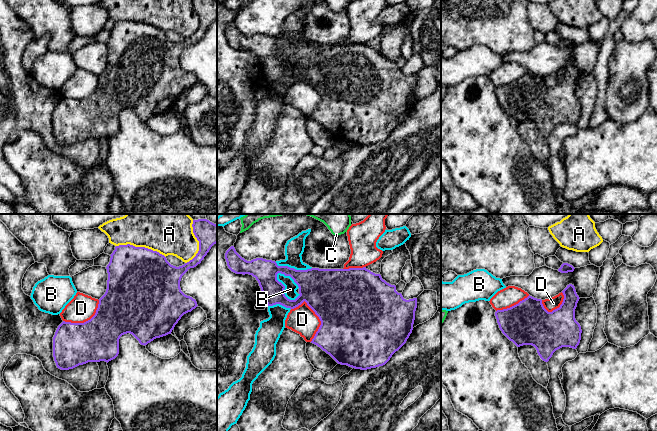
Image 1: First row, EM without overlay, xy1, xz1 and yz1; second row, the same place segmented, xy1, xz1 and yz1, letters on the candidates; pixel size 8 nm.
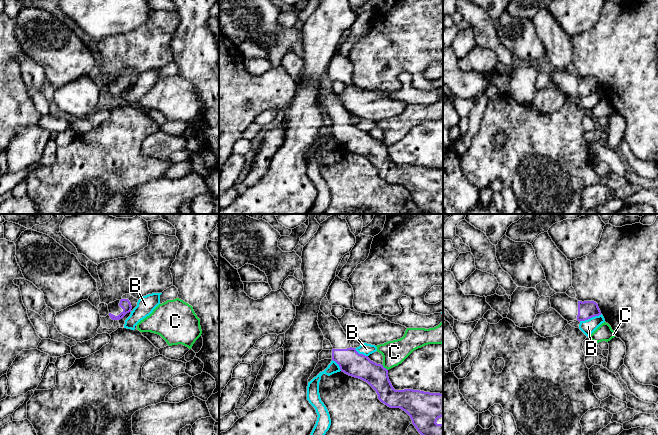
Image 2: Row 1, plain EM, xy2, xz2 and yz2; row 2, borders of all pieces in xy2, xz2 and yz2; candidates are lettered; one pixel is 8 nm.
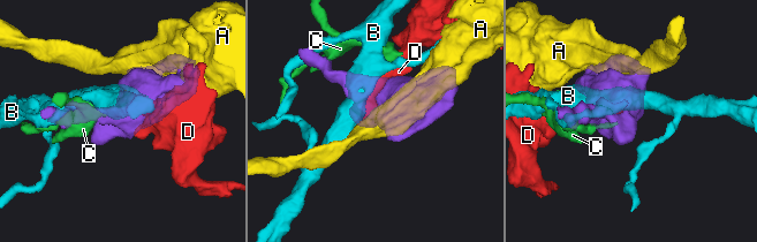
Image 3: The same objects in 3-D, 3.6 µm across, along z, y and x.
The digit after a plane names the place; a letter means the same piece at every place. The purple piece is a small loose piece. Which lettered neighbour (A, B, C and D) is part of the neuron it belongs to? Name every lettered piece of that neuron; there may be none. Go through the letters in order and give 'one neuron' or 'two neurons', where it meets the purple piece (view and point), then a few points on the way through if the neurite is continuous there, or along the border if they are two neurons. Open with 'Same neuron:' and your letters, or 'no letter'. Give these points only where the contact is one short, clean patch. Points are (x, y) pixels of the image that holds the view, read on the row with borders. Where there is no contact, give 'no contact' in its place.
Same neuron: no letter
A: two neurons | xy1 (141, 247)
B: two neurons | xz1 (284, 288)
C: two neurons | xz2 (383, 367) | along xz2 (382, 364), (387, 370)
D: two neurons | xz1 (320, 320)

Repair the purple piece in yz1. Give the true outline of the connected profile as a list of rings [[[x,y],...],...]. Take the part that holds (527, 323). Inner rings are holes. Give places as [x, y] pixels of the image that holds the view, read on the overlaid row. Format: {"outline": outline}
{"outline": [[[572,284],[562,293],[562,304],[552,312],[544,308],[541,299],[530,295],[510,308],[497,310],[495,316],[500,330],[517,347],[534,346],[545,362],[562,347],[576,349],[582,333],[575,319],[580,298]]]}

